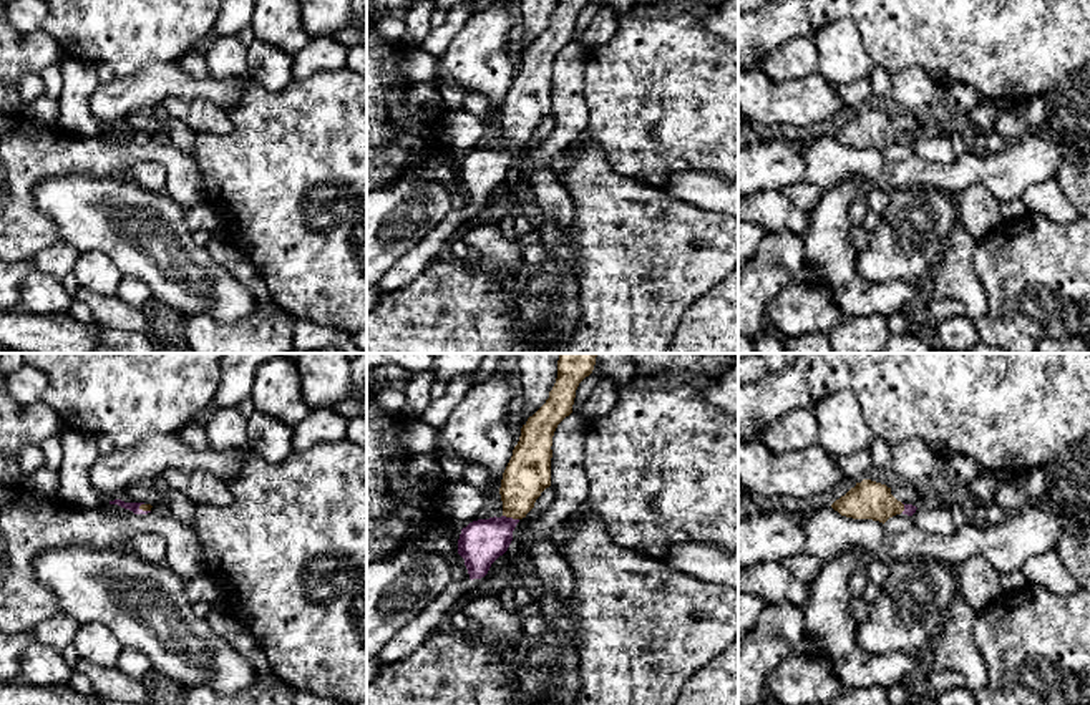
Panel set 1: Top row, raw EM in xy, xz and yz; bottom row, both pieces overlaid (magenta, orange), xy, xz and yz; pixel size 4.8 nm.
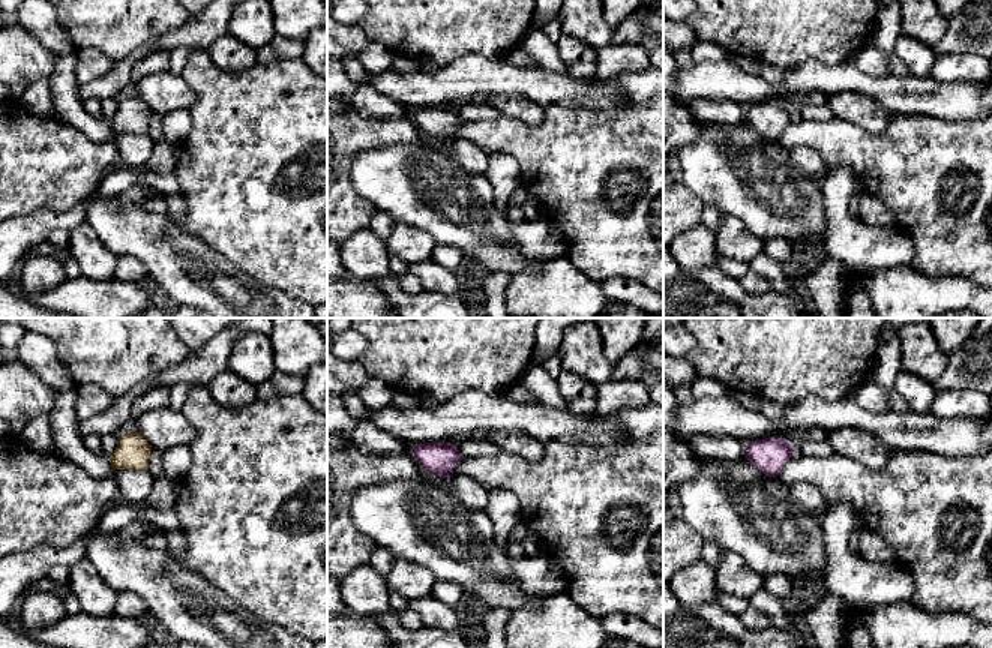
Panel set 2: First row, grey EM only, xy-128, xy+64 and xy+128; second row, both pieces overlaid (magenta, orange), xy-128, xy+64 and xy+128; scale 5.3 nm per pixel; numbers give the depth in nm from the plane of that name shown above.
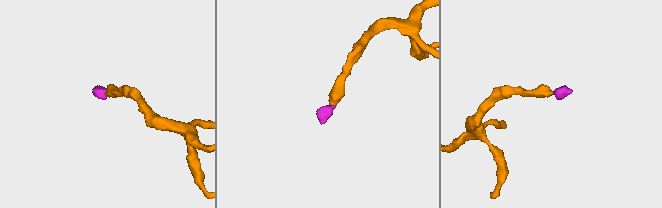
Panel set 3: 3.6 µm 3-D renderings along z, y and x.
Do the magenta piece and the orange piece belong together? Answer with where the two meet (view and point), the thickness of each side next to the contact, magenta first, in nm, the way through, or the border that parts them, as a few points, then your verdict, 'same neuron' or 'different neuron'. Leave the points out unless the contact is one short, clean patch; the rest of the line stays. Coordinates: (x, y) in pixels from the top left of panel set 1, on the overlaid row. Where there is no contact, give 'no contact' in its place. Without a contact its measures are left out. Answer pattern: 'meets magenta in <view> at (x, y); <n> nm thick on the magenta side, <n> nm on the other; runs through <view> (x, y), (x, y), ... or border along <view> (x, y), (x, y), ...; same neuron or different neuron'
meets magenta in xz at (511, 518); 220 nm thick on the magenta side, 220 nm on the other; runs through xz (483, 541), (491, 538), (511, 518), (520, 486), (528, 473); same neuron

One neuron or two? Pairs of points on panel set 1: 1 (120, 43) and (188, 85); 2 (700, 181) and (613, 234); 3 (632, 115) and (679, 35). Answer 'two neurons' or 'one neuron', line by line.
1: two neurons
2: two neurons
3: one neuron

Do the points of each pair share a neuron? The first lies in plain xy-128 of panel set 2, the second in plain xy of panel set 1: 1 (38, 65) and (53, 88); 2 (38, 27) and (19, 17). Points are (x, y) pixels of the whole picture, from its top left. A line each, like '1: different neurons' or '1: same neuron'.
1: different neurons
2: same neuron

